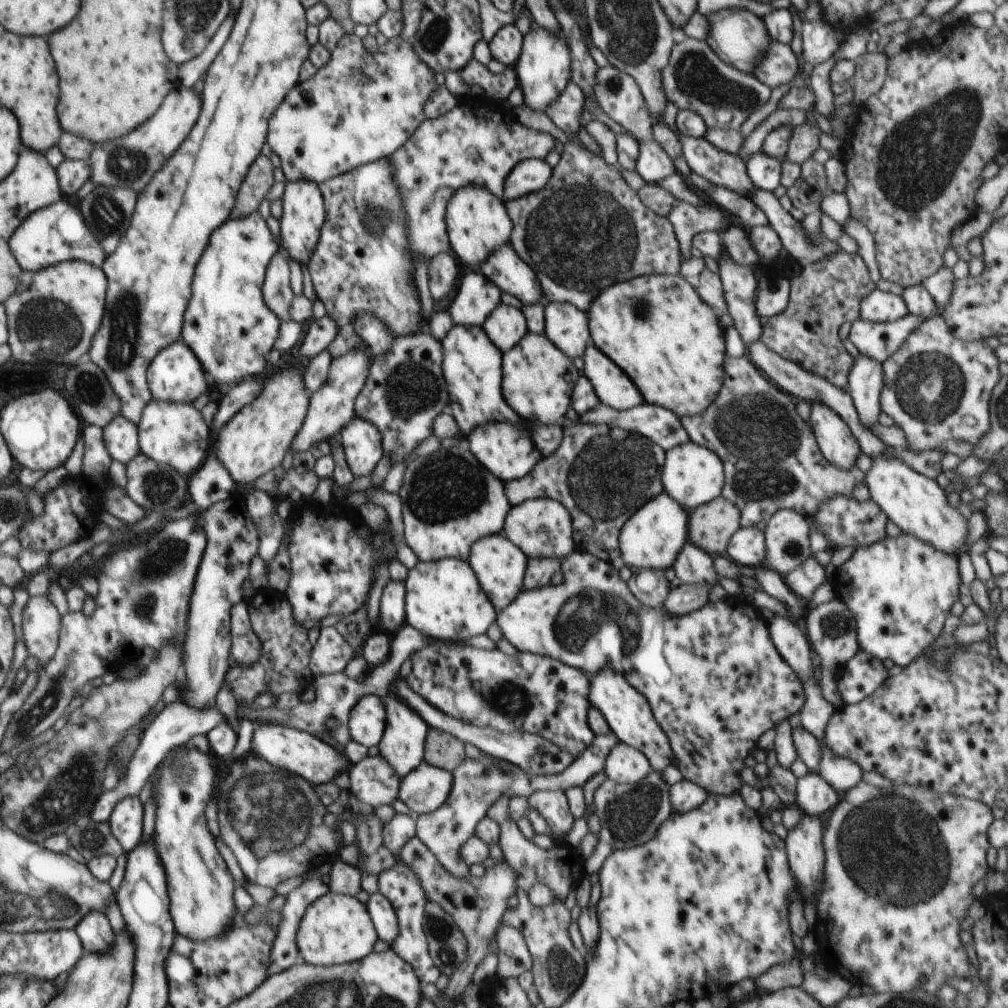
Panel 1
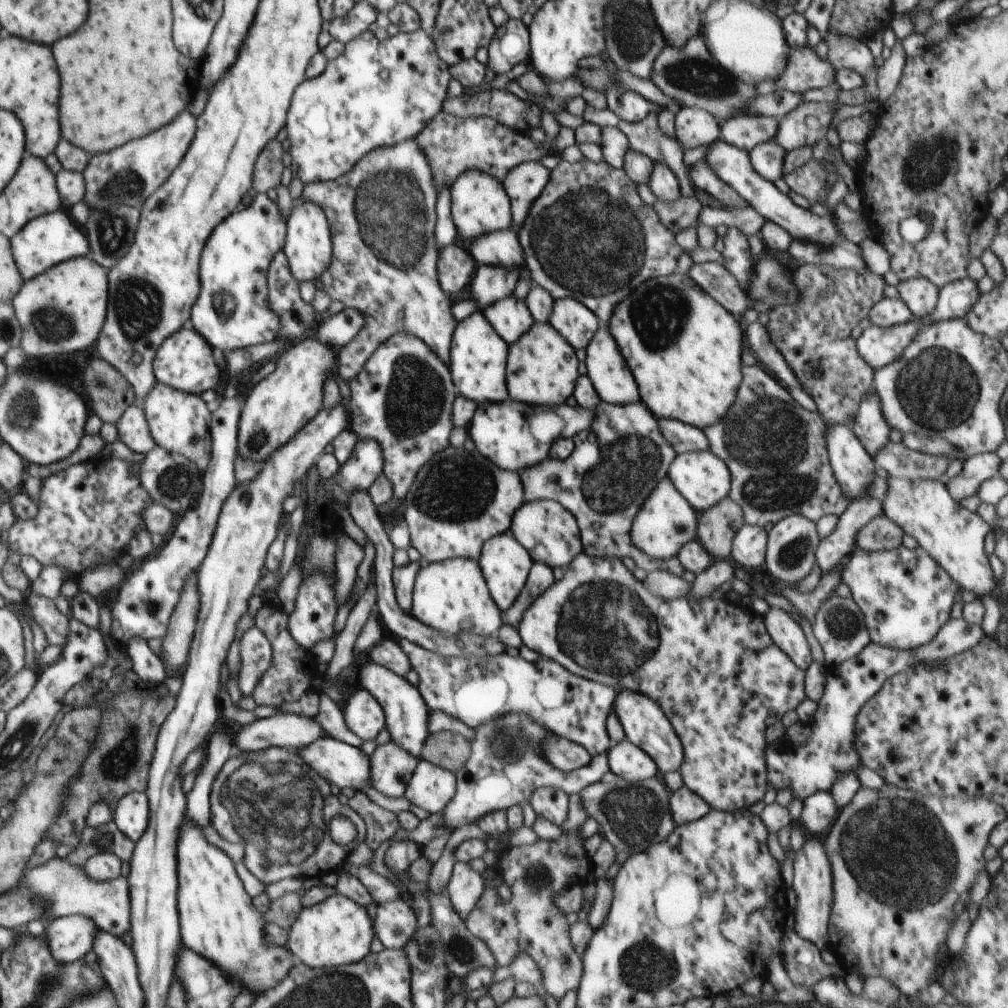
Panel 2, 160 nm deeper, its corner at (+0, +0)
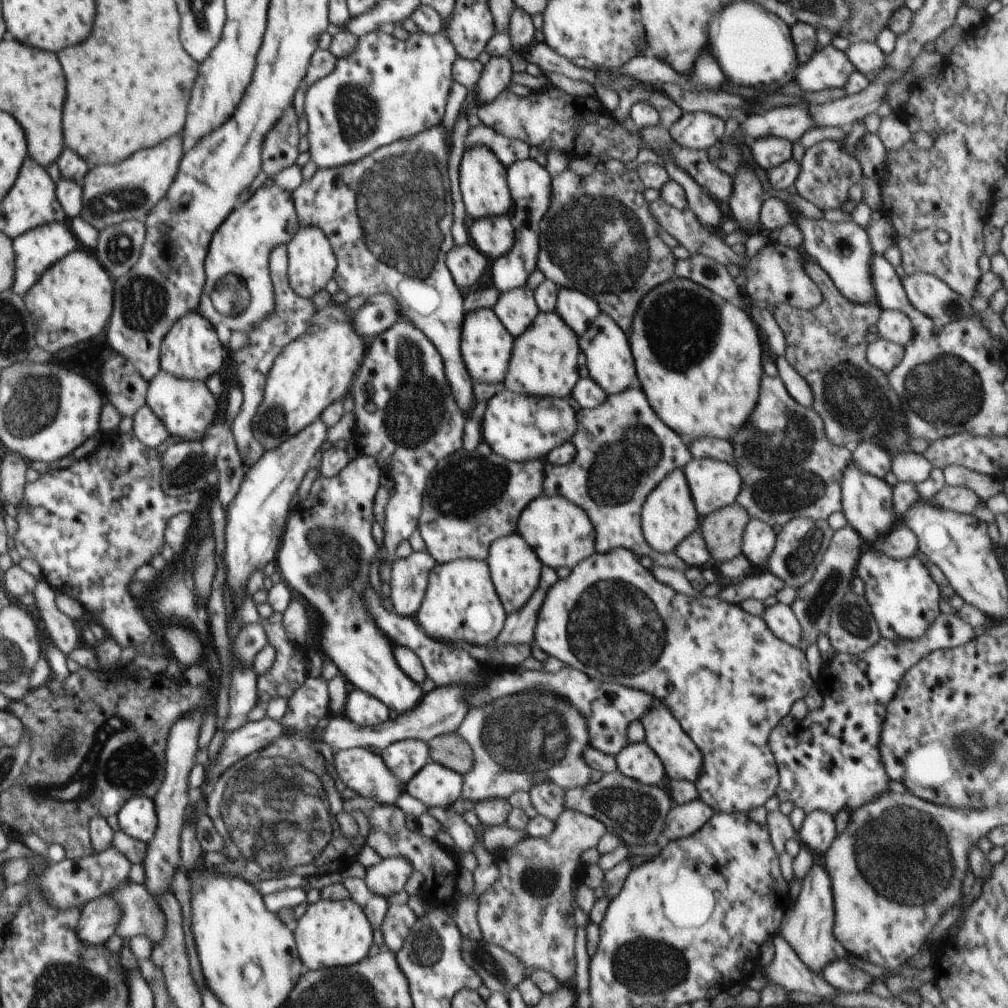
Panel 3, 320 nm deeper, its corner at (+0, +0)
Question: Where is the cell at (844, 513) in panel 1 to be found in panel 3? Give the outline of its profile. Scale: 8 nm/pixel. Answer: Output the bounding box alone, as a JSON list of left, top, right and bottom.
[876,526,919,560]

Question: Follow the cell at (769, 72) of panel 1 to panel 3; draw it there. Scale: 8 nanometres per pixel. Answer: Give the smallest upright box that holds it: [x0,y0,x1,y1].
[794,44,856,92]

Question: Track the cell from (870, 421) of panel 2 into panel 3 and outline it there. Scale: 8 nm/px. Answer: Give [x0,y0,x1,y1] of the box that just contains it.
[851,441,891,479]

